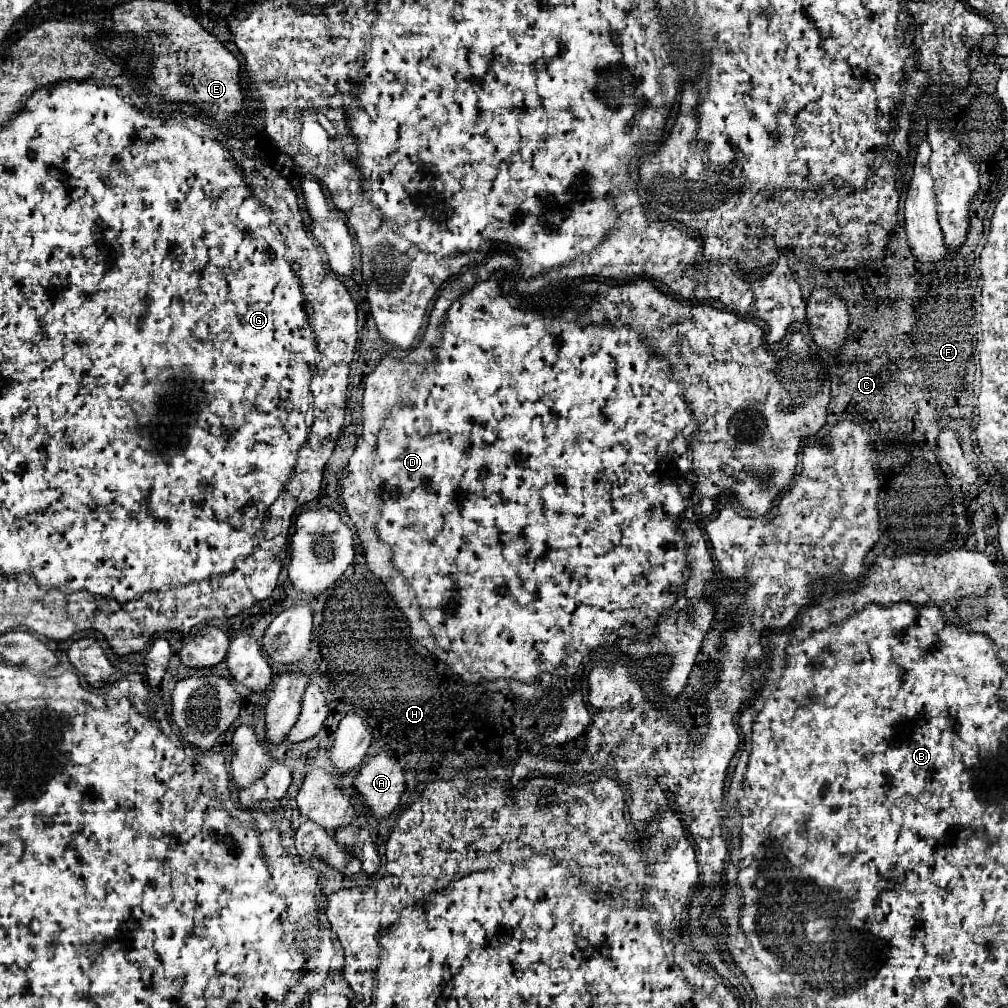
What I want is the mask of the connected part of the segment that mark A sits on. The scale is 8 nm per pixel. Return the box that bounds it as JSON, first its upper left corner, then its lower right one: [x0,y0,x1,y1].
[354,750,404,820]

